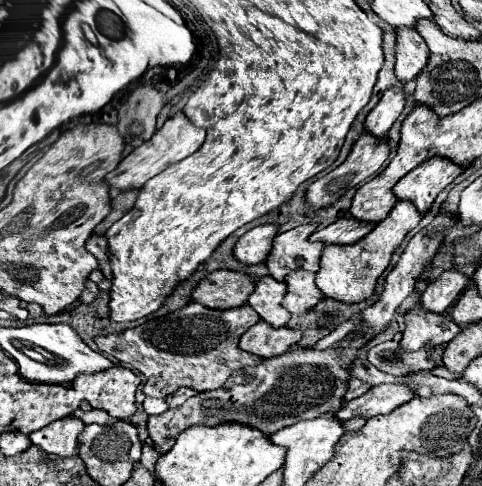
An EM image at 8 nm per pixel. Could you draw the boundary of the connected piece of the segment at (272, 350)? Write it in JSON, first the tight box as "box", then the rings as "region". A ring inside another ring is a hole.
{"box":[240,322,302,358],"region":[[[258,322],[240,336],[240,348],[260,358],[274,358],[288,352],[294,344],[298,344],[300,338],[302,332],[290,330],[286,326],[272,328],[266,322]]]}

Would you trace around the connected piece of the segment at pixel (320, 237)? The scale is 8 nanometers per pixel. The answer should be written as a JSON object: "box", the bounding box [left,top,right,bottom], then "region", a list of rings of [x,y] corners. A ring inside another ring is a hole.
{"box":[310,216,374,244],"region":[[[342,216],[336,222],[328,224],[326,228],[314,232],[310,236],[310,240],[312,242],[318,240],[322,244],[354,244],[362,236],[366,236],[372,228],[374,228],[374,224],[370,224],[370,222],[360,222],[352,216]]]}

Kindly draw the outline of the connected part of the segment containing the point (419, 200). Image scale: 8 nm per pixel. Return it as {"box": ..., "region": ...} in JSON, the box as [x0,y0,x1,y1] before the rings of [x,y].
{"box":[394,158,464,214],"region":[[[430,158],[400,178],[394,186],[394,194],[398,200],[412,202],[420,214],[426,214],[436,196],[462,172],[464,168],[448,158]]]}

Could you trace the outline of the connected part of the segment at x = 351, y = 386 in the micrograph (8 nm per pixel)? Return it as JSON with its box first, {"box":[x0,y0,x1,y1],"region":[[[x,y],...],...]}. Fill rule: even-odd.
{"box":[342,378,370,404],"region":[[[350,378],[350,380],[348,380],[348,390],[346,390],[346,394],[344,394],[342,404],[346,404],[346,400],[354,400],[356,396],[362,396],[368,388],[370,388],[370,384],[368,384],[368,382],[362,382],[362,380]]]}

